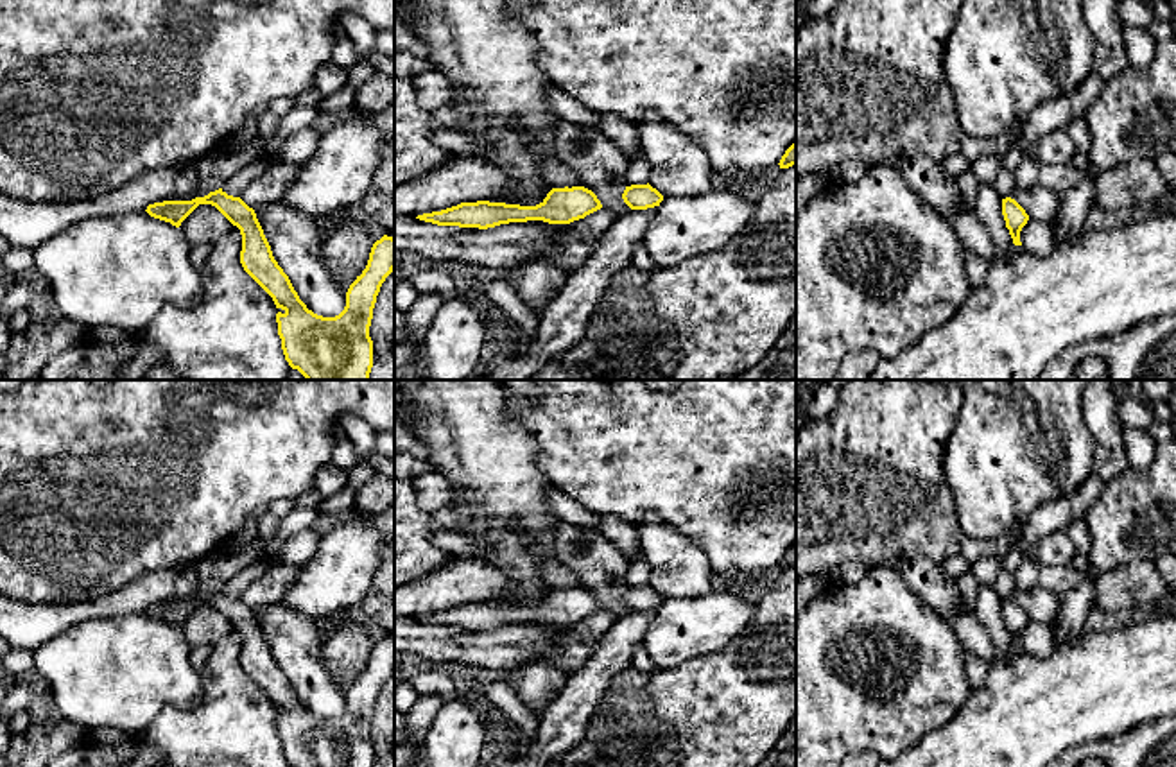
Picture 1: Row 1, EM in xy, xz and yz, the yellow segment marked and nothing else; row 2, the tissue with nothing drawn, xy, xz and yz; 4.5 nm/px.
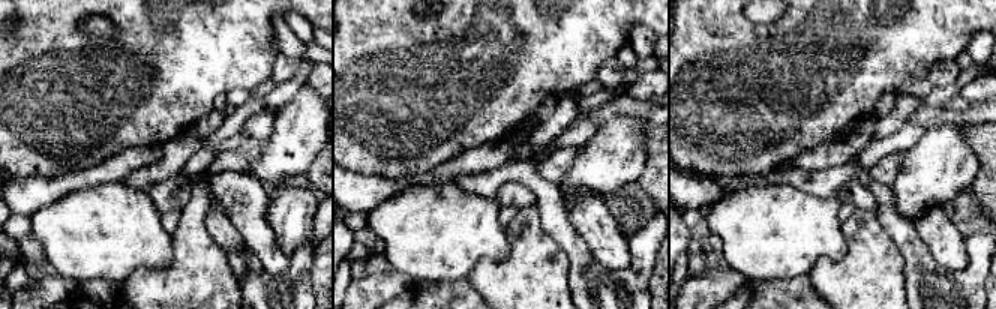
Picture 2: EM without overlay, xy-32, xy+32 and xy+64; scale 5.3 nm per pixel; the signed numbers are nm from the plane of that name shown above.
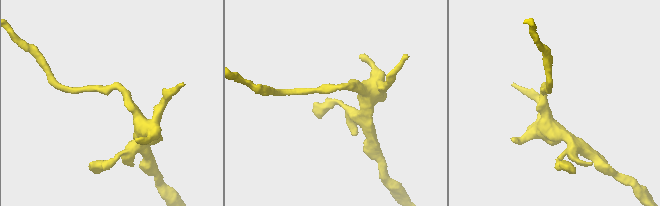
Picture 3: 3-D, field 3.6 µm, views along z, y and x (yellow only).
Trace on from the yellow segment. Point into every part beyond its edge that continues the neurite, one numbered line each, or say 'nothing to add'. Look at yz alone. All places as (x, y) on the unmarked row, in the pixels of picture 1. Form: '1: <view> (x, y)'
nothing to add

